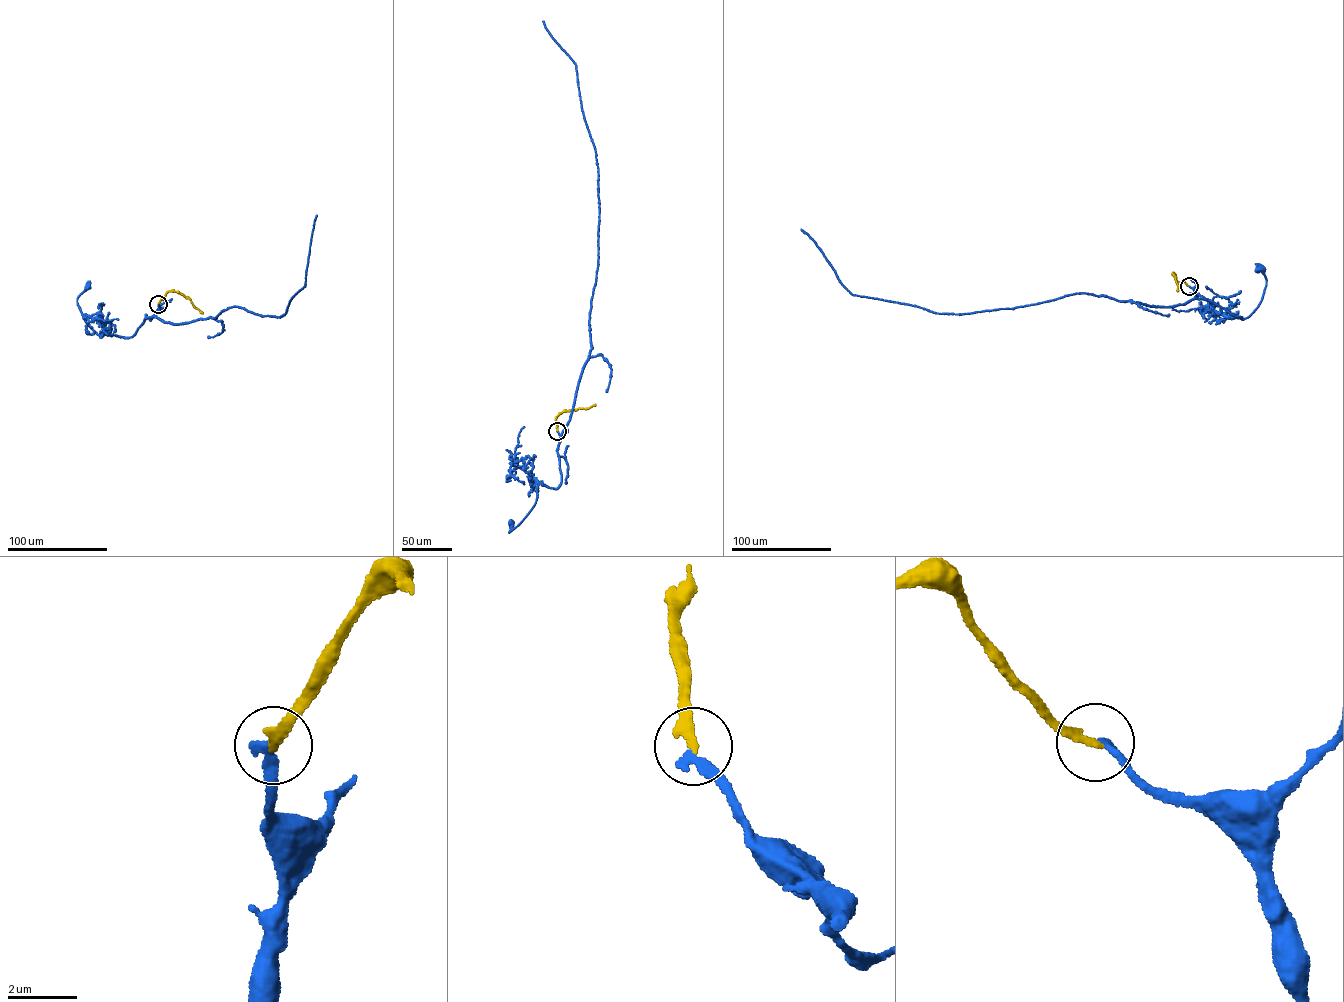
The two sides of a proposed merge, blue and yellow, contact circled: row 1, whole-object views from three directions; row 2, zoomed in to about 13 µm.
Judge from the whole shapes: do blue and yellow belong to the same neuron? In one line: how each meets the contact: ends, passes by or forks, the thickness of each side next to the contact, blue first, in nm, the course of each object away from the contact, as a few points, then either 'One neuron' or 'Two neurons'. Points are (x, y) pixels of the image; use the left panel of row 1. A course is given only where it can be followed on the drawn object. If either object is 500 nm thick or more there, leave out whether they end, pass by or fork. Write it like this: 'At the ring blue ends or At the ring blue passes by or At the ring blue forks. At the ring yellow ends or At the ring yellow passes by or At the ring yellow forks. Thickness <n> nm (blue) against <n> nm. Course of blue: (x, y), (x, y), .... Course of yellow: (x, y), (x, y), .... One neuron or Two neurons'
At the ring blue ends. At the ring yellow ends. Thickness 260 nm (blue) against 260 nm. Course of blue: (158, 304), (156, 314), (144, 319), (131, 336), (101, 336), (86, 323), (77, 304), (78, 296), (88, 286). Course of yellow: (158, 304), (168, 292), (175, 291), (187, 297), (203, 313). One neuron

